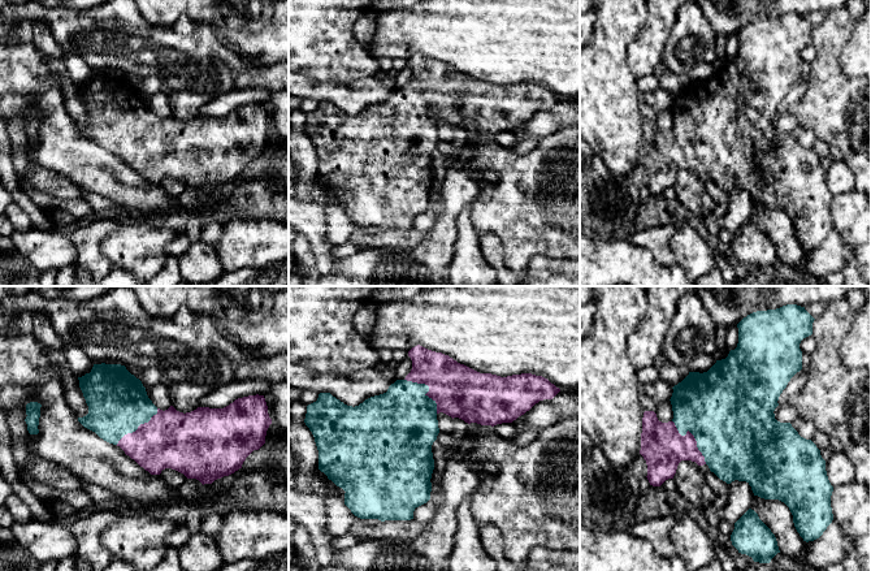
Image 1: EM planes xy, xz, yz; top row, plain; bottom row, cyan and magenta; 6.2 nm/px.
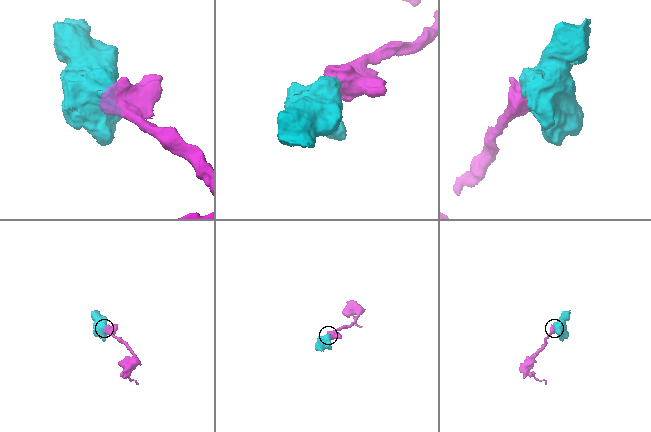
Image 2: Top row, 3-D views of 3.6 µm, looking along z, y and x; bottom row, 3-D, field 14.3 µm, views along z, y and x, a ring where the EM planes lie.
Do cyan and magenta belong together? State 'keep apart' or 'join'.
join

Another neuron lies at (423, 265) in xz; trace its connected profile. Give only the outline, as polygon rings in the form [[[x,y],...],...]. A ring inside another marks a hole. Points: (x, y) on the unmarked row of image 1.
[[[464,160],[446,168],[447,176],[438,193],[442,213],[420,243],[412,250],[387,246],[338,259],[337,271],[318,274],[317,286],[442,286],[458,239],[458,217],[481,189]]]

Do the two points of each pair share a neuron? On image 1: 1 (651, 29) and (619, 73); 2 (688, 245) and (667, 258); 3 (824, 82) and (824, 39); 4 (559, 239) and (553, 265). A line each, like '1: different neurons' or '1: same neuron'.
1: different neurons
2: different neurons
3: same neuron
4: different neurons

